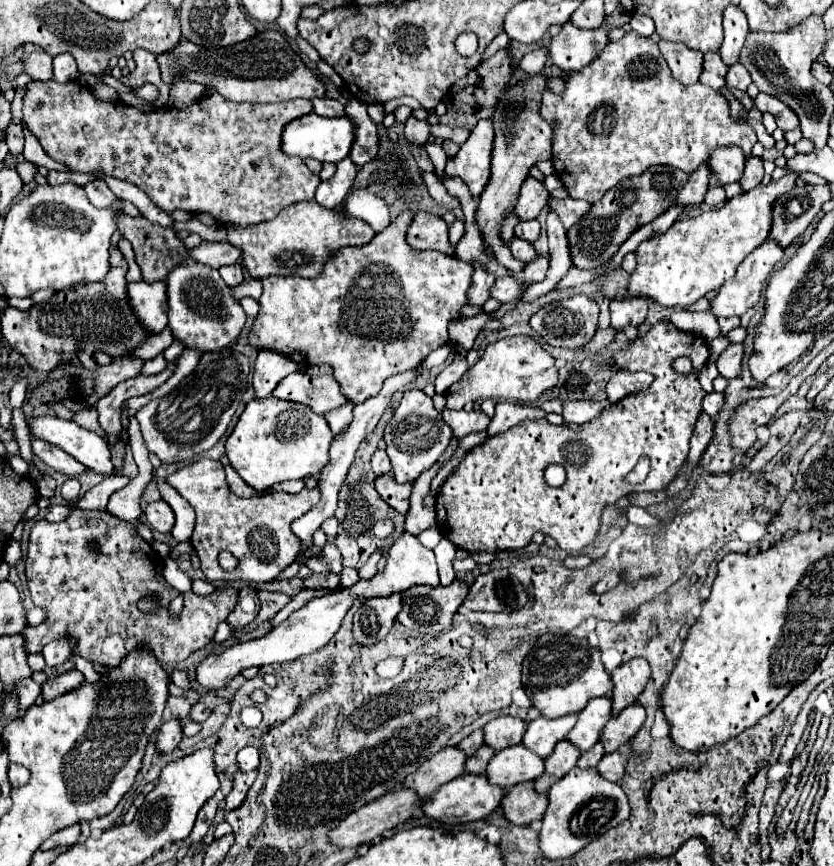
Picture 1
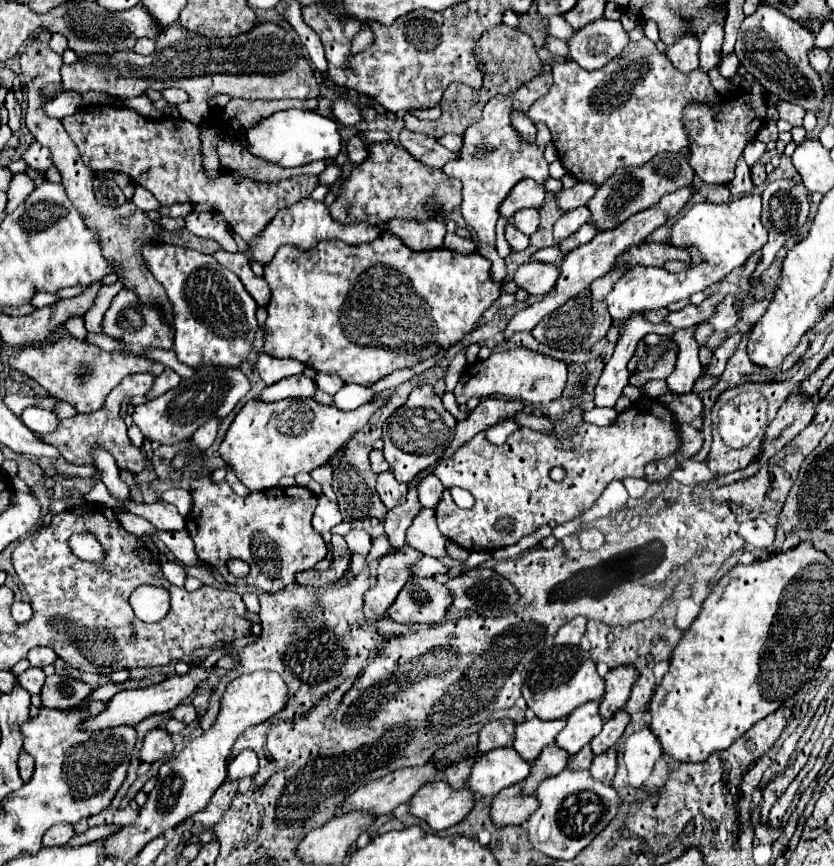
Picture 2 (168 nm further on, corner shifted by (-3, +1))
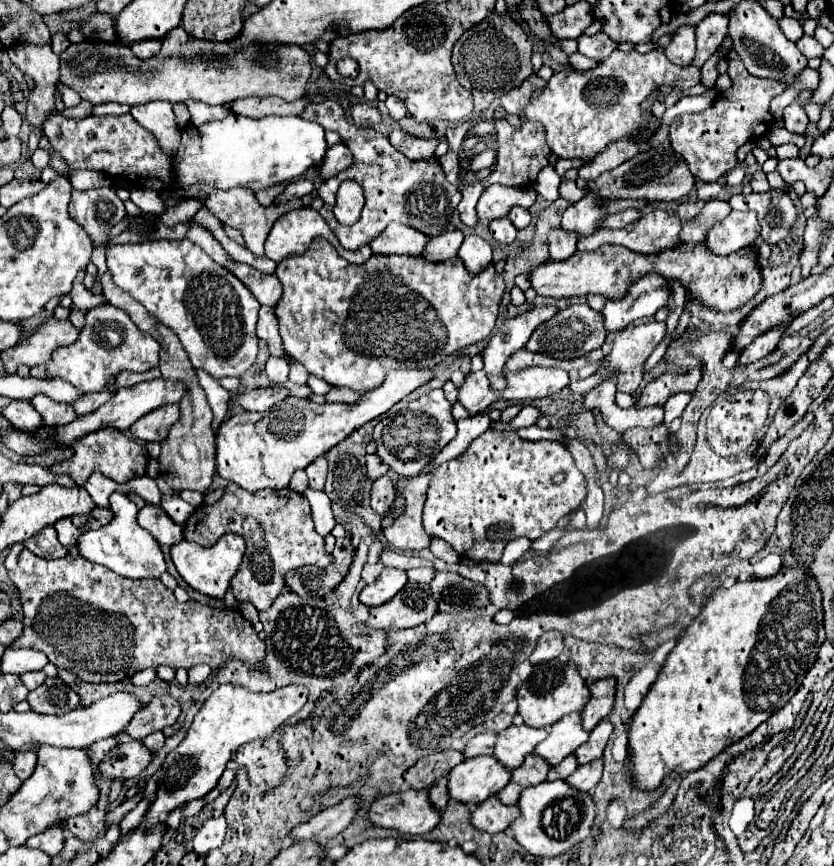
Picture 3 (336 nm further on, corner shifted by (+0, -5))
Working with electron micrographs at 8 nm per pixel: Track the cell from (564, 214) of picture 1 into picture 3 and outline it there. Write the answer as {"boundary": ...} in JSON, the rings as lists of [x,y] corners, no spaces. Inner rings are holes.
{"boundary":[[[563,228],[551,230],[549,234],[551,260],[567,260],[575,252],[575,244],[577,244],[575,232],[565,232]]]}

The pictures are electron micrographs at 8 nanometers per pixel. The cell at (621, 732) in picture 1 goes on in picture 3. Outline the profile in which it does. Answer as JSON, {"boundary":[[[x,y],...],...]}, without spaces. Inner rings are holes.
{"boundary":[[[609,720],[599,722],[599,724],[595,726],[595,730],[591,732],[589,740],[587,740],[583,746],[577,748],[577,752],[575,752],[577,762],[579,762],[579,764],[587,764],[587,762],[591,762],[591,760],[595,760],[595,758],[601,758],[605,746],[607,746],[607,740],[609,740],[609,736],[611,736],[611,732],[613,732],[613,724],[611,724]]]}

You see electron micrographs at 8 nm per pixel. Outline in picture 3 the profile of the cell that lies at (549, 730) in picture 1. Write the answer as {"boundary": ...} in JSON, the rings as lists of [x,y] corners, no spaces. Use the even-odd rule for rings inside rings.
{"boundary":[[[527,724],[521,726],[509,726],[503,732],[499,732],[497,744],[495,744],[495,756],[507,766],[507,768],[519,768],[525,760],[525,756],[535,752],[535,746],[543,742],[549,736],[545,728],[537,730]]]}

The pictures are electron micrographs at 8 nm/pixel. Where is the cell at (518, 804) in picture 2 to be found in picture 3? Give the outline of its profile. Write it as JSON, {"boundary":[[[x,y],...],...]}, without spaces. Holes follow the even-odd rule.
{"boundary":[[[491,796],[471,812],[471,822],[477,830],[497,834],[505,832],[517,816],[521,816],[517,806],[505,806],[497,796]]]}

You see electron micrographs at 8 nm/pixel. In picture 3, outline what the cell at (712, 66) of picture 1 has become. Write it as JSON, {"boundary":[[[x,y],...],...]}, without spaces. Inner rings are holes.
{"boundary":[[[709,14],[703,22],[697,24],[695,32],[697,32],[697,54],[693,58],[693,64],[703,66],[727,36],[727,16]]]}

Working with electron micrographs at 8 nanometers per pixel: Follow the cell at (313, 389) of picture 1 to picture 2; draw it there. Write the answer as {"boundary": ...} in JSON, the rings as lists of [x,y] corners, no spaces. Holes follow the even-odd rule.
{"boundary":[[[296,374],[292,378],[284,378],[284,382],[266,386],[260,392],[260,400],[276,402],[276,400],[284,400],[284,398],[312,398],[314,390],[316,390],[314,380],[306,378],[304,374]]]}

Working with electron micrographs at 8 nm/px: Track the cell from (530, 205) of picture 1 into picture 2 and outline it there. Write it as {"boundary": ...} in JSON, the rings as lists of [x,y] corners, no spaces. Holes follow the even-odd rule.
{"boundary":[[[524,179],[514,188],[508,198],[504,198],[504,206],[500,206],[500,216],[502,218],[512,218],[516,210],[522,208],[540,208],[544,202],[544,186],[532,179]]]}

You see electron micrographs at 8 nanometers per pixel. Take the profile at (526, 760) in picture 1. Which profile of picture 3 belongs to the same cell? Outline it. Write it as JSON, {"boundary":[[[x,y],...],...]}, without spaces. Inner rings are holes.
{"boundary":[[[493,756],[467,758],[449,772],[449,796],[463,804],[481,804],[511,780],[511,770]]]}

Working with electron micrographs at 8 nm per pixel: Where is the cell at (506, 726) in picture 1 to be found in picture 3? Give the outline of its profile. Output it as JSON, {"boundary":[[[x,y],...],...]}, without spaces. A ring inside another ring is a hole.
{"boundary":[[[485,730],[485,732],[477,734],[475,738],[471,738],[471,740],[467,742],[467,746],[465,746],[465,756],[467,756],[467,758],[475,758],[475,756],[481,756],[481,754],[493,754],[495,742],[497,742],[497,732]]]}

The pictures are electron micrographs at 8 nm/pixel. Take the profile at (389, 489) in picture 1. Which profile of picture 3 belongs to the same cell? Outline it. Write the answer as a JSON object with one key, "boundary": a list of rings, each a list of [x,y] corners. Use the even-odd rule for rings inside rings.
{"boundary":[[[381,476],[377,482],[373,482],[371,488],[371,508],[385,516],[387,510],[391,508],[391,504],[397,498],[397,490],[395,490],[395,482],[389,476]]]}

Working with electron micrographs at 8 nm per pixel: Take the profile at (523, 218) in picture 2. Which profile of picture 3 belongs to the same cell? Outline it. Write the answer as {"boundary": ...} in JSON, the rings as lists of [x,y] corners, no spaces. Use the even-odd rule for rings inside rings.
{"boundary":[[[513,208],[513,212],[509,212],[509,220],[513,222],[513,226],[517,230],[523,230],[523,228],[529,226],[531,216],[529,216],[529,212],[525,208]]]}

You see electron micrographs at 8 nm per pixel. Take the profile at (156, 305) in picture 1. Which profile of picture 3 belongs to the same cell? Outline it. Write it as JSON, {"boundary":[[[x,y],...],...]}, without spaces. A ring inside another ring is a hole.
{"boundary":[[[101,304],[97,308],[91,308],[85,314],[85,330],[79,334],[79,340],[71,346],[57,348],[45,366],[35,366],[31,370],[33,378],[45,378],[45,376],[57,376],[79,388],[81,392],[99,392],[105,388],[111,376],[115,376],[121,370],[131,372],[147,372],[159,364],[159,344],[149,336],[147,332],[141,332],[137,324],[129,318],[129,314],[121,312],[121,308],[115,308],[111,304]],[[111,330],[119,332],[121,342],[111,344]]]}

